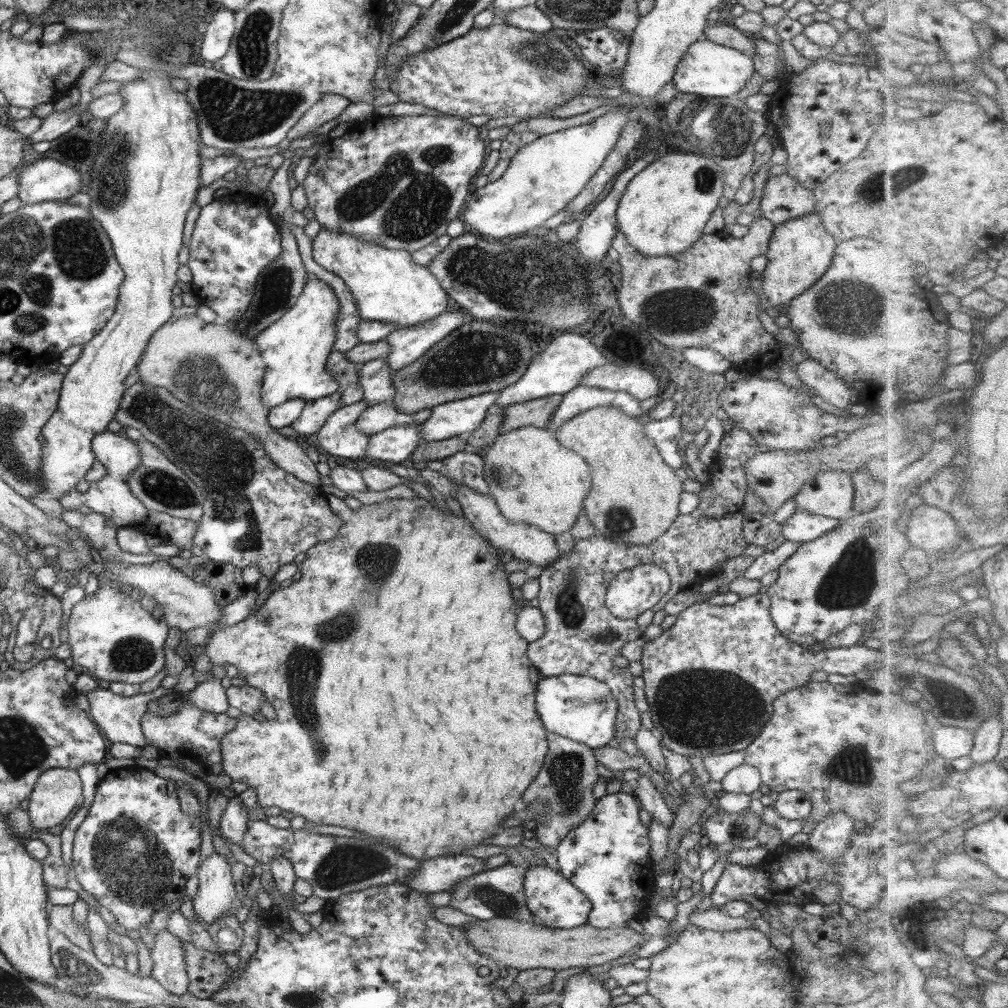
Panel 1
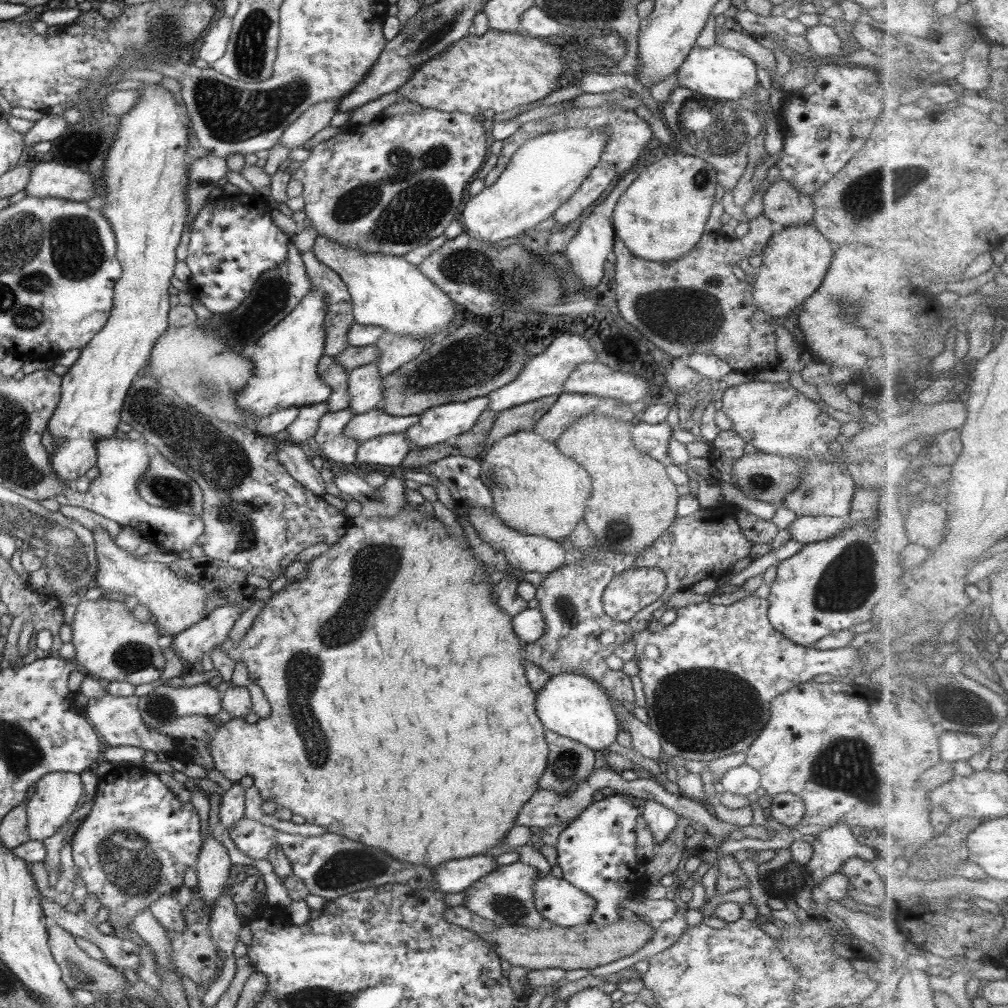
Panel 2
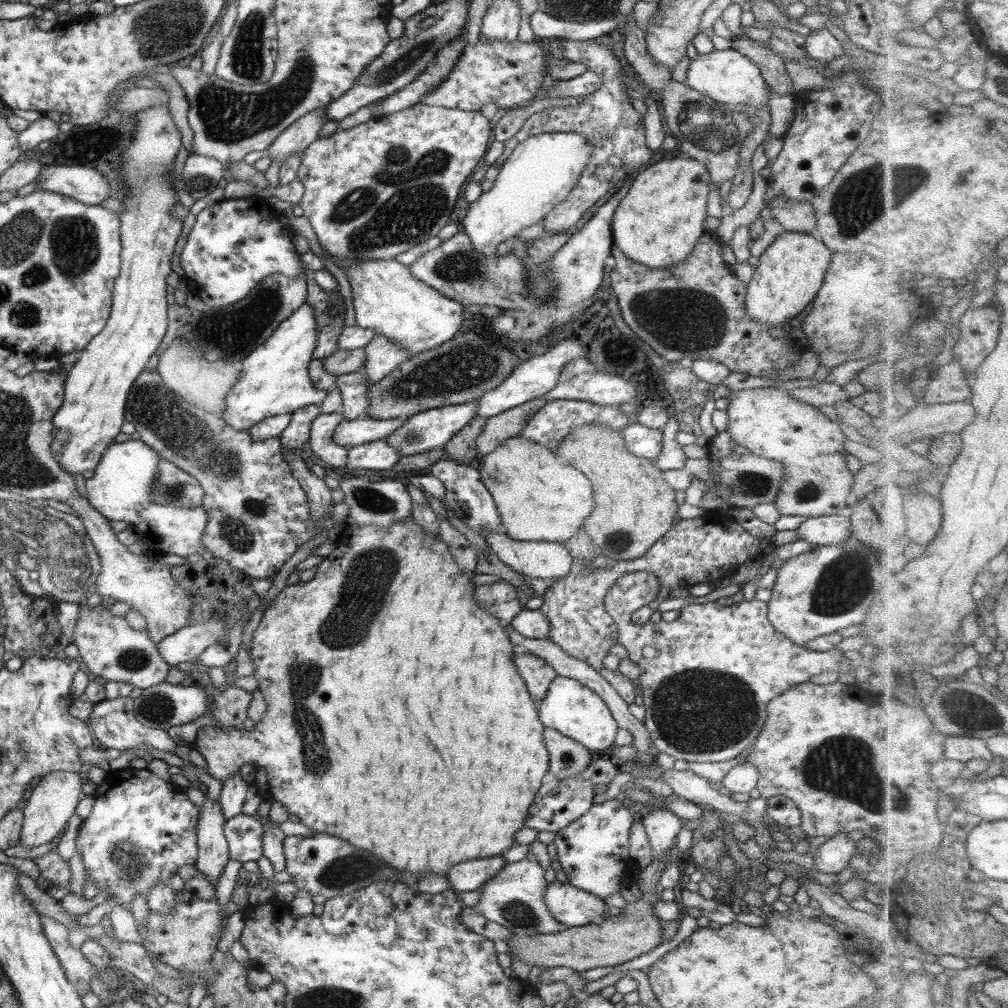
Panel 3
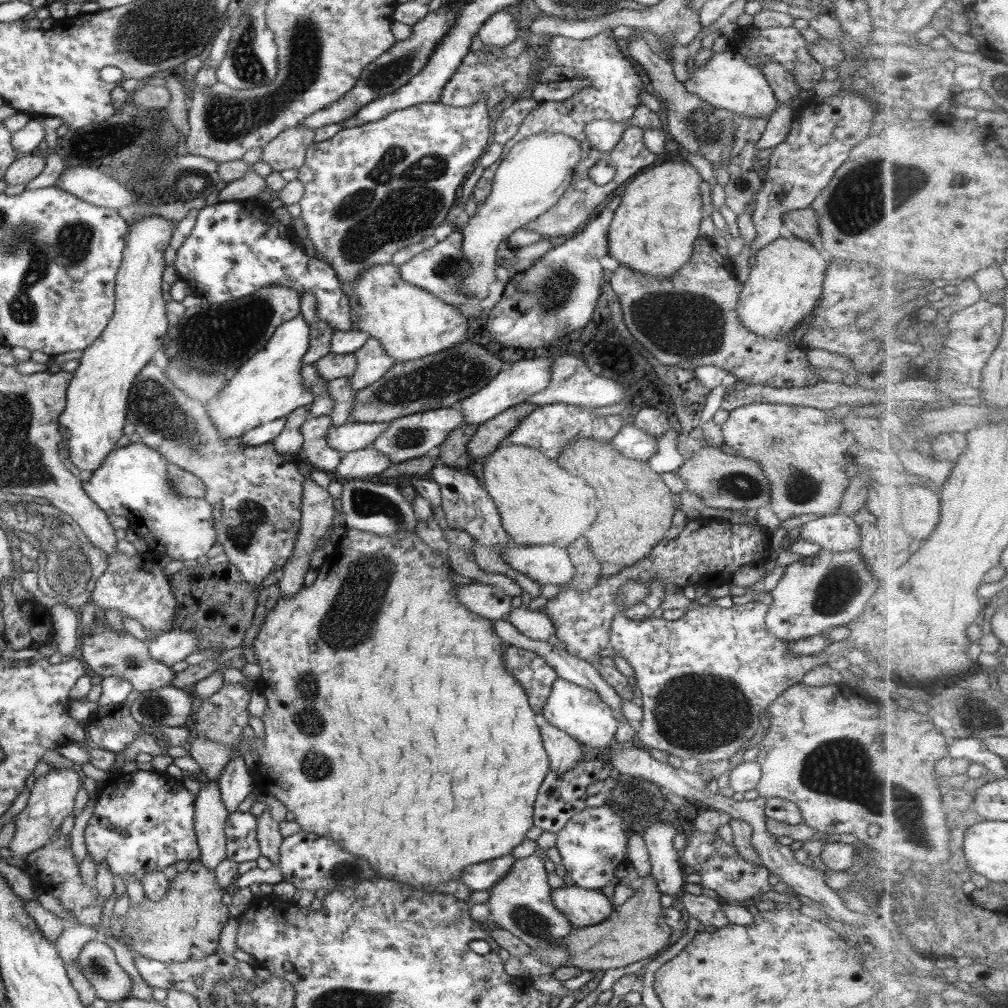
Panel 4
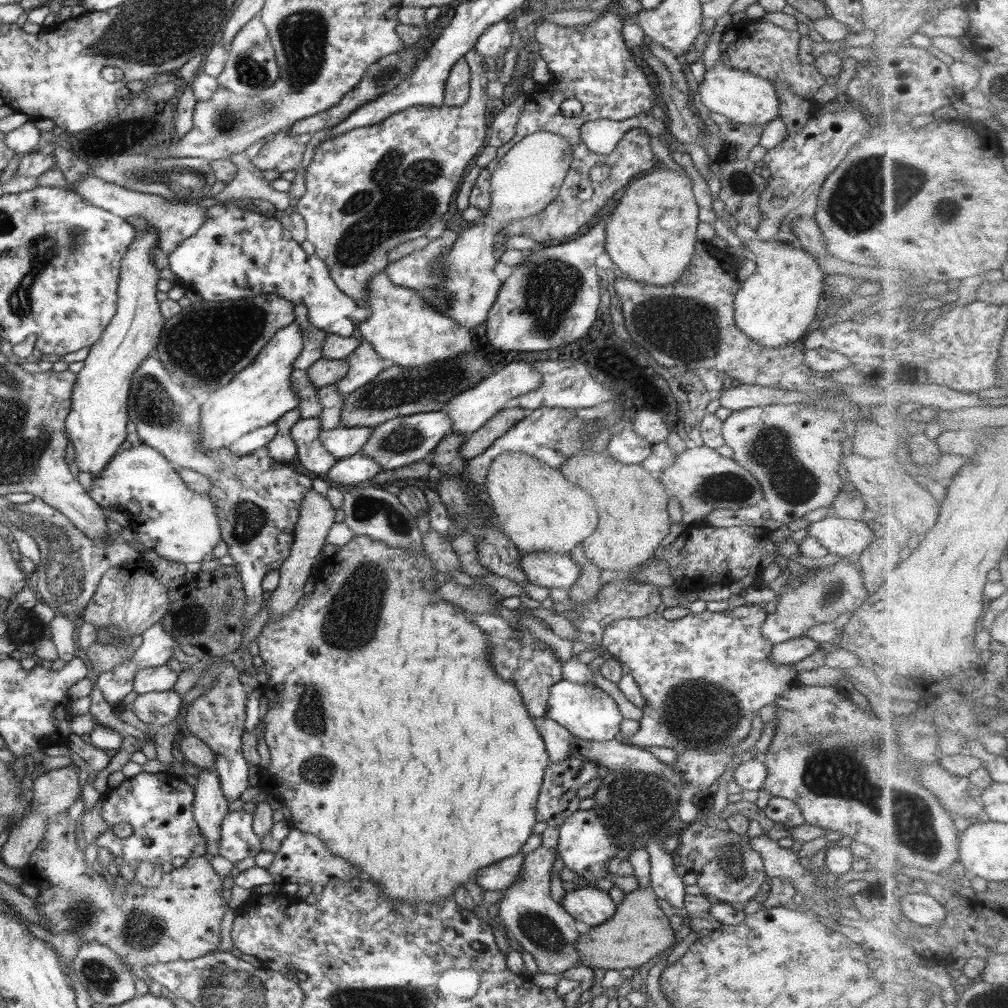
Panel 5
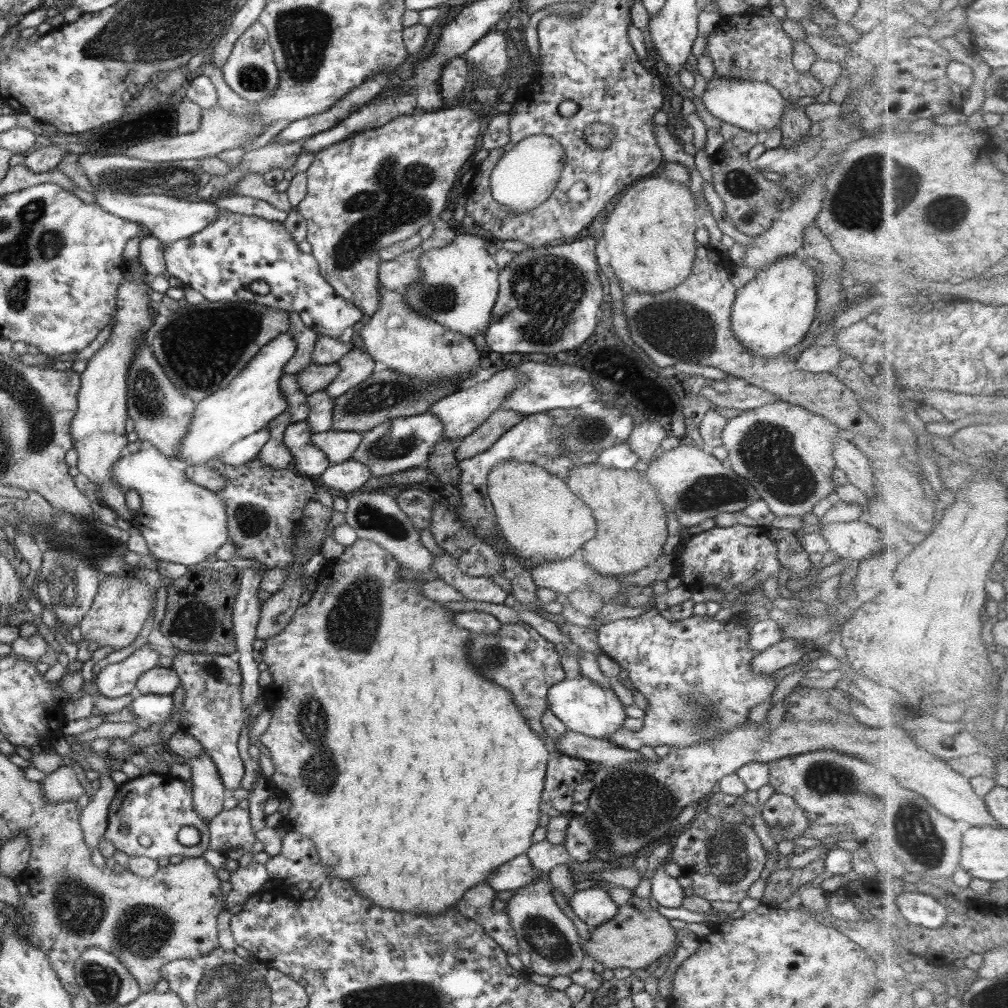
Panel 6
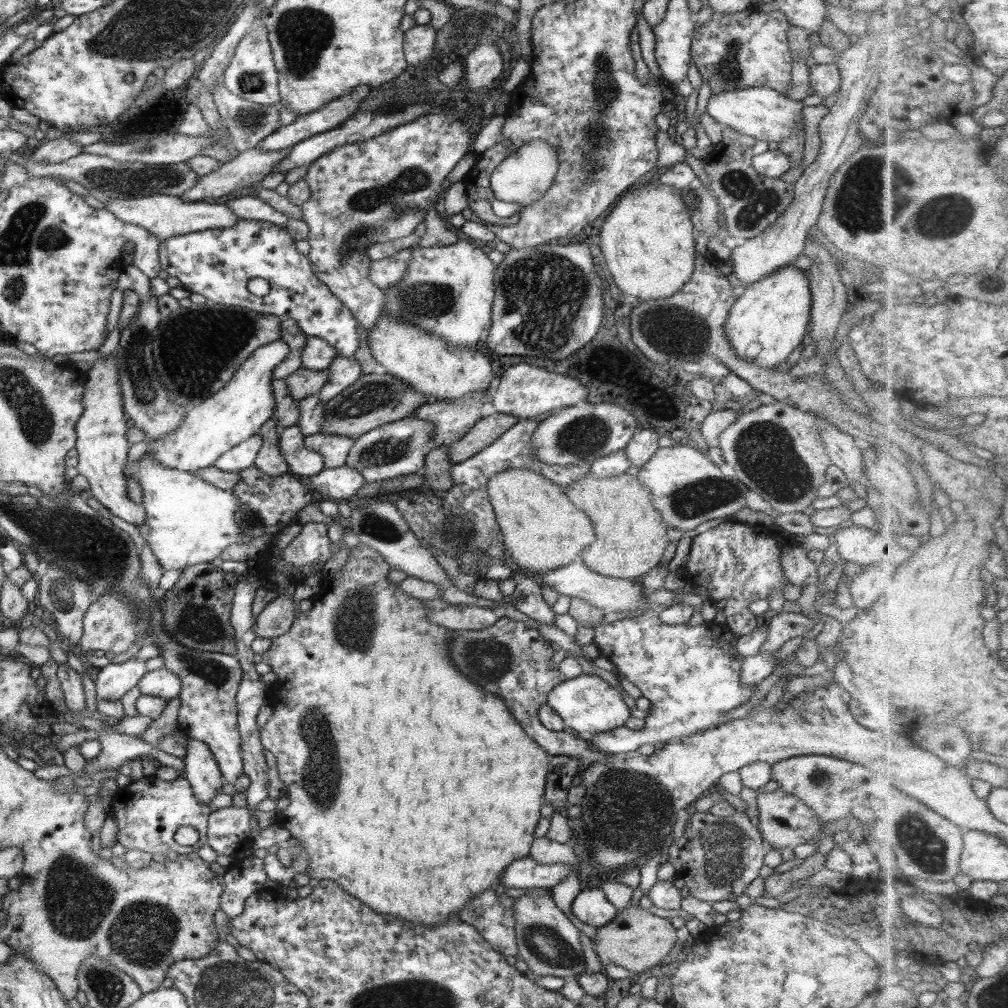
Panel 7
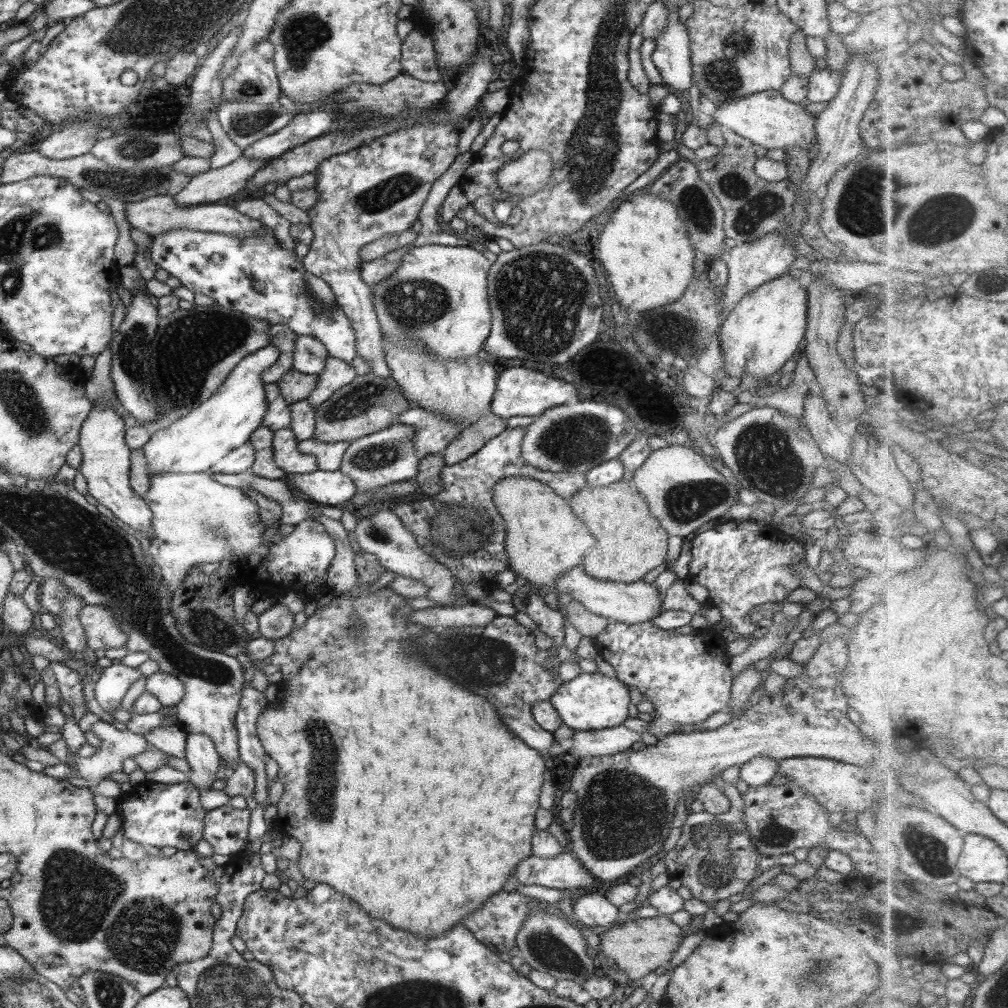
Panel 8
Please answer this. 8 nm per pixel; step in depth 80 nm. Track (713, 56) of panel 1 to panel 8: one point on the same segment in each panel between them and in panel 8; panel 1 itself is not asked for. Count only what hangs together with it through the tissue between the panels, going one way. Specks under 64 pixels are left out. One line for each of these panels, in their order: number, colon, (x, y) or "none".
2: (716, 71)
3: (726, 76)
4: (727, 82)
5: (742, 96)
6: (758, 107)
7: (765, 114)
8: (767, 119)

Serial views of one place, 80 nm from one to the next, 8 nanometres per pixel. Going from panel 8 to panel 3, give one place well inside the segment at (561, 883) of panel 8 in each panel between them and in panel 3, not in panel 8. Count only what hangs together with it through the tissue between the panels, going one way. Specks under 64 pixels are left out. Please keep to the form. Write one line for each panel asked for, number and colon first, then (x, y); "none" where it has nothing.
3: (469, 875)
4: (483, 876)
5: (501, 874)
6: (518, 872)
7: (523, 873)

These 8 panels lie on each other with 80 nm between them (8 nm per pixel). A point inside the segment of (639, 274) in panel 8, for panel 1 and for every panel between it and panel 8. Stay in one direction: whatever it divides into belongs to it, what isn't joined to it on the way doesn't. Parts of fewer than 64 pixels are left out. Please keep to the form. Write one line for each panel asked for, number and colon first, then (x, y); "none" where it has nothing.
1: (663, 210)
2: (661, 217)
3: (659, 222)
4: (654, 230)
5: (651, 236)
6: (650, 238)
7: (648, 243)

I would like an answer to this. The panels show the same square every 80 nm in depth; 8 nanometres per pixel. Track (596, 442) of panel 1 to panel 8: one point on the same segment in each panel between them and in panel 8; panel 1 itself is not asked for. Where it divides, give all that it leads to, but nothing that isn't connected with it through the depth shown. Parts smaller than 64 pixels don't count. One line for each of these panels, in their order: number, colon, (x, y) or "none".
2: (633, 503)
3: (635, 506)
4: (638, 508)
5: (633, 515)
6: (632, 527)
7: (631, 535)
8: (630, 541)

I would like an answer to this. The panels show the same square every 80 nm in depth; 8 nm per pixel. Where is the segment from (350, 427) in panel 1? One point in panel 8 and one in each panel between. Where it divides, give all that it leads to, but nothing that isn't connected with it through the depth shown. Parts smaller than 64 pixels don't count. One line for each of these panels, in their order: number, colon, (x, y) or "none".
2: (334, 444)
3: (329, 453)
4: (317, 451)
5: (312, 454)
6: (309, 461)
7: (302, 462)
8: (285, 452)

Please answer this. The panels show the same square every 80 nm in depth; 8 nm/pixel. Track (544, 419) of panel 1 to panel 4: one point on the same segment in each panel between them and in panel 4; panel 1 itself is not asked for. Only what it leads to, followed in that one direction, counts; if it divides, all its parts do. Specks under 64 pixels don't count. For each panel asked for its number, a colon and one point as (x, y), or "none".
2: (524, 416)
3: (508, 424)
4: (490, 434)

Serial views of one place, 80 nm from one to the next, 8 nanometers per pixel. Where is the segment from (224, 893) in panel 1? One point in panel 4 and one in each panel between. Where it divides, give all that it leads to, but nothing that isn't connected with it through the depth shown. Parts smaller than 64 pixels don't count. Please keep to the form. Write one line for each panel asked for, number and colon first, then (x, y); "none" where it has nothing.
2: (213, 864)
3: (213, 846)
4: (210, 816)

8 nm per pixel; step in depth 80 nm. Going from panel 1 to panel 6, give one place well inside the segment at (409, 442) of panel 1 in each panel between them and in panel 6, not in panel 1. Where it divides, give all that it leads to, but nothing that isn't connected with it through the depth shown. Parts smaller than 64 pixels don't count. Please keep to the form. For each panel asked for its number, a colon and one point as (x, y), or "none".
2: (389, 450)
3: (377, 455)
4: (355, 465)
5: (355, 470)
6: (347, 477)

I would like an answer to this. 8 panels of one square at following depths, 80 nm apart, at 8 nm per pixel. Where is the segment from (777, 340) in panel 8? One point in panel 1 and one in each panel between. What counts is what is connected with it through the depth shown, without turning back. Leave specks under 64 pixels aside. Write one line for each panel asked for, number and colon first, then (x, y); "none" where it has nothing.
1: (800, 250)
2: (796, 259)
3: (790, 272)
4: (785, 284)
5: (775, 306)
6: (773, 312)
7: (770, 318)

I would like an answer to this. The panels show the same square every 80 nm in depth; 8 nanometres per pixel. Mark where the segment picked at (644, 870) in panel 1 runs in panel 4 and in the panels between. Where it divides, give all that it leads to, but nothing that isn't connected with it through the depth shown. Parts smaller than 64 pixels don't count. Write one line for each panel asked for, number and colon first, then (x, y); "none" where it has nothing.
2: (597, 852)
3: (593, 851)
4: (593, 843)

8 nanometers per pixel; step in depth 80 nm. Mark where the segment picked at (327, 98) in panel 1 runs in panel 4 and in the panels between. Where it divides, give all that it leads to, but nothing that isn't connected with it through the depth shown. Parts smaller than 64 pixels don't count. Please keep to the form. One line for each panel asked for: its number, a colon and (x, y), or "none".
2: (318, 116)
3: (299, 135)
4: (288, 149)

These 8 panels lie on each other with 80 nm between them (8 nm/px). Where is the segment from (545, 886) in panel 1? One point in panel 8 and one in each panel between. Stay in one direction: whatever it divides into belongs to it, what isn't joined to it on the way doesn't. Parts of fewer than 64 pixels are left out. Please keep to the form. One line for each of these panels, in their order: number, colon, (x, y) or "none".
2: (561, 903)
3: (573, 907)
4: (582, 907)
5: (588, 904)
6: (594, 906)
7: (591, 906)
8: (593, 909)

